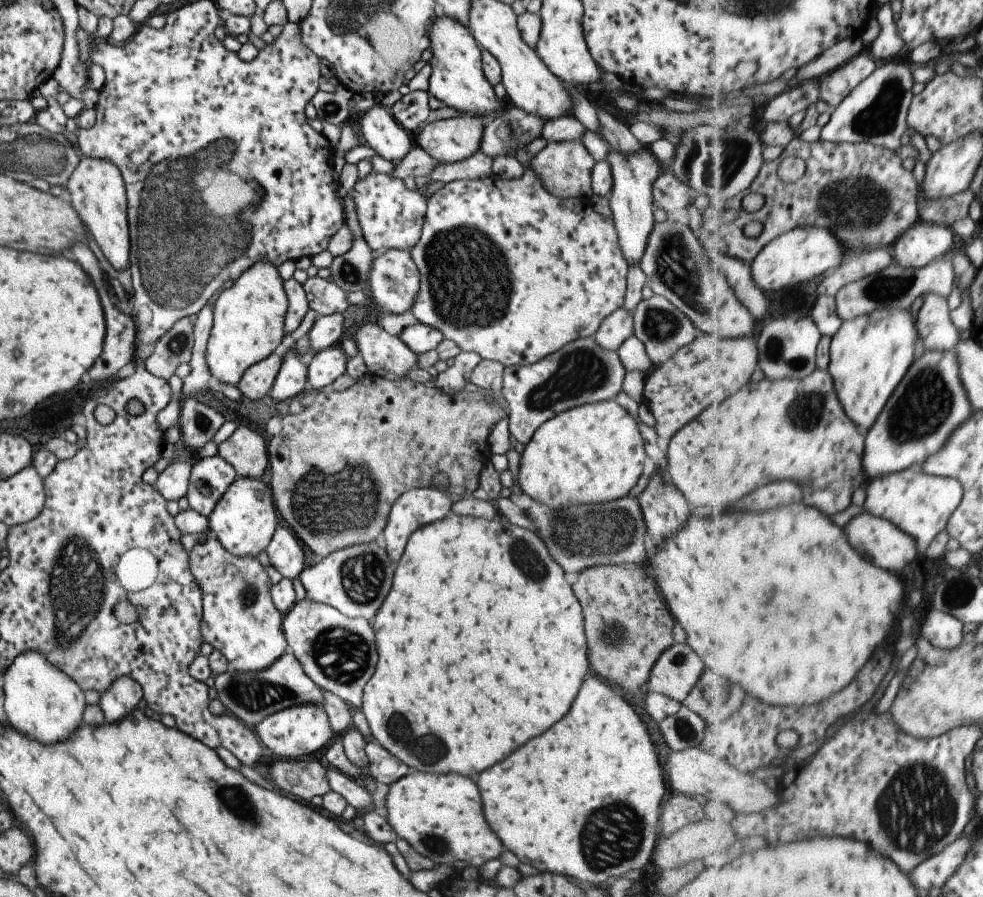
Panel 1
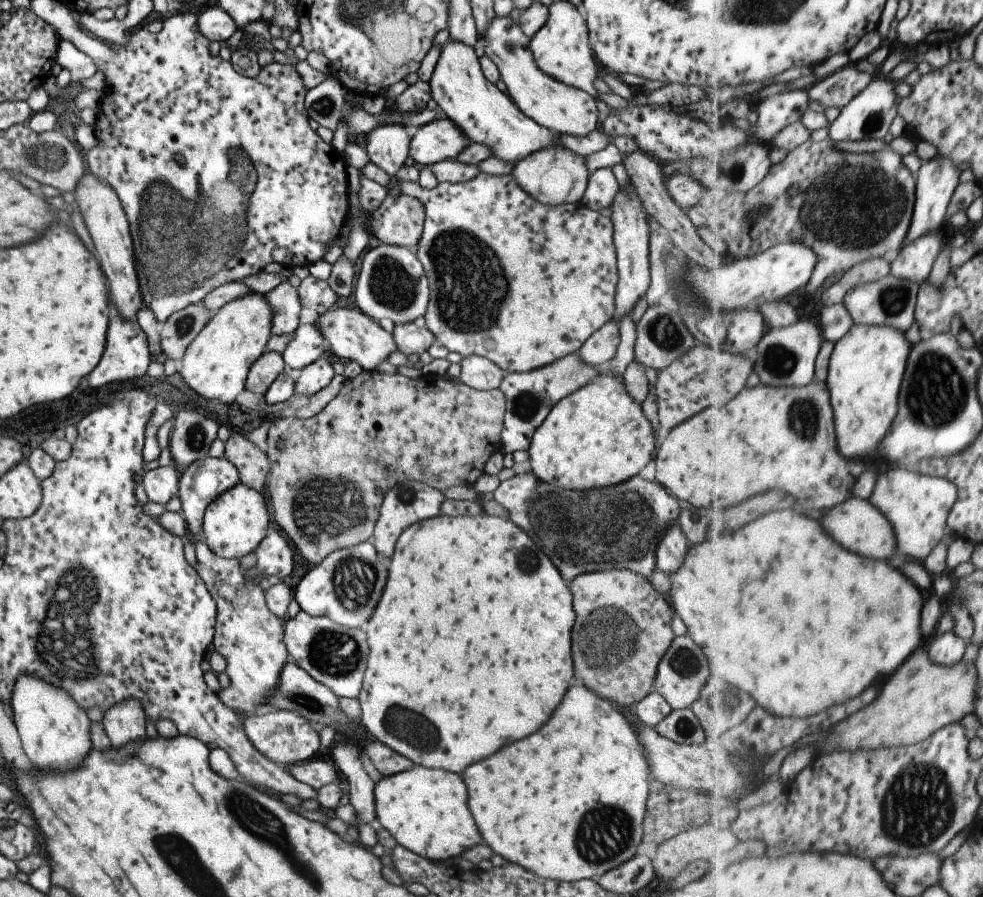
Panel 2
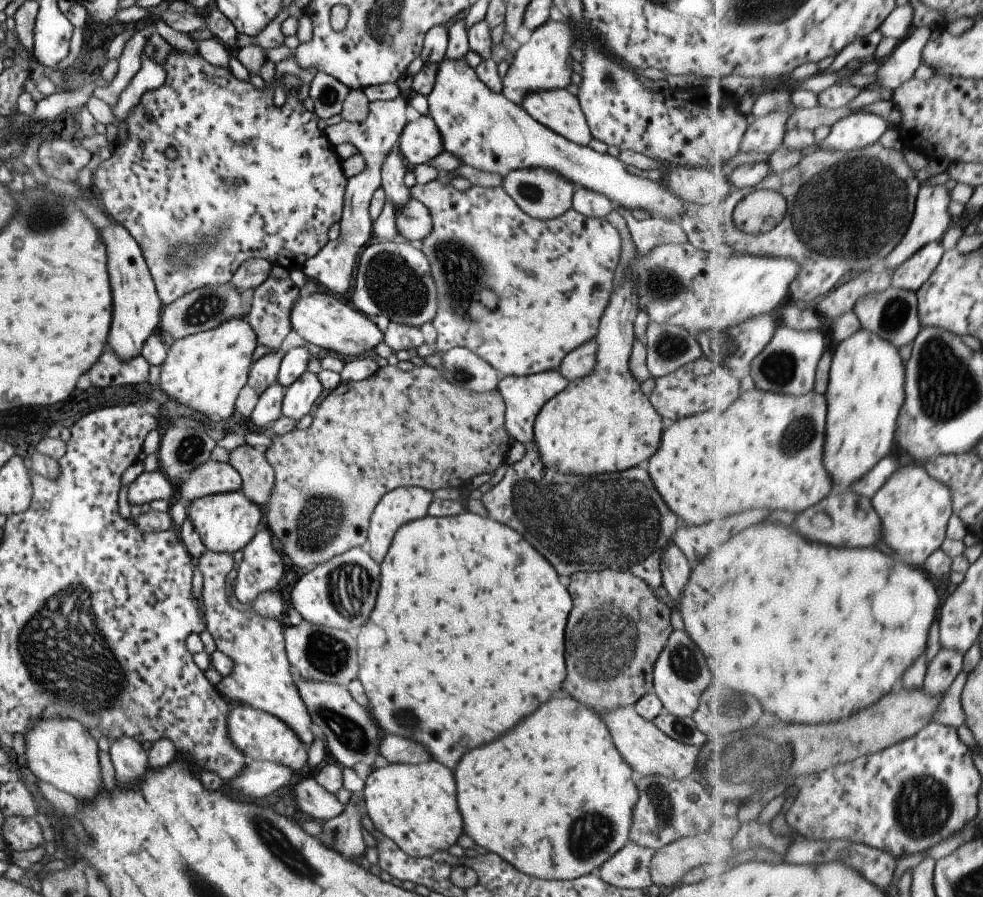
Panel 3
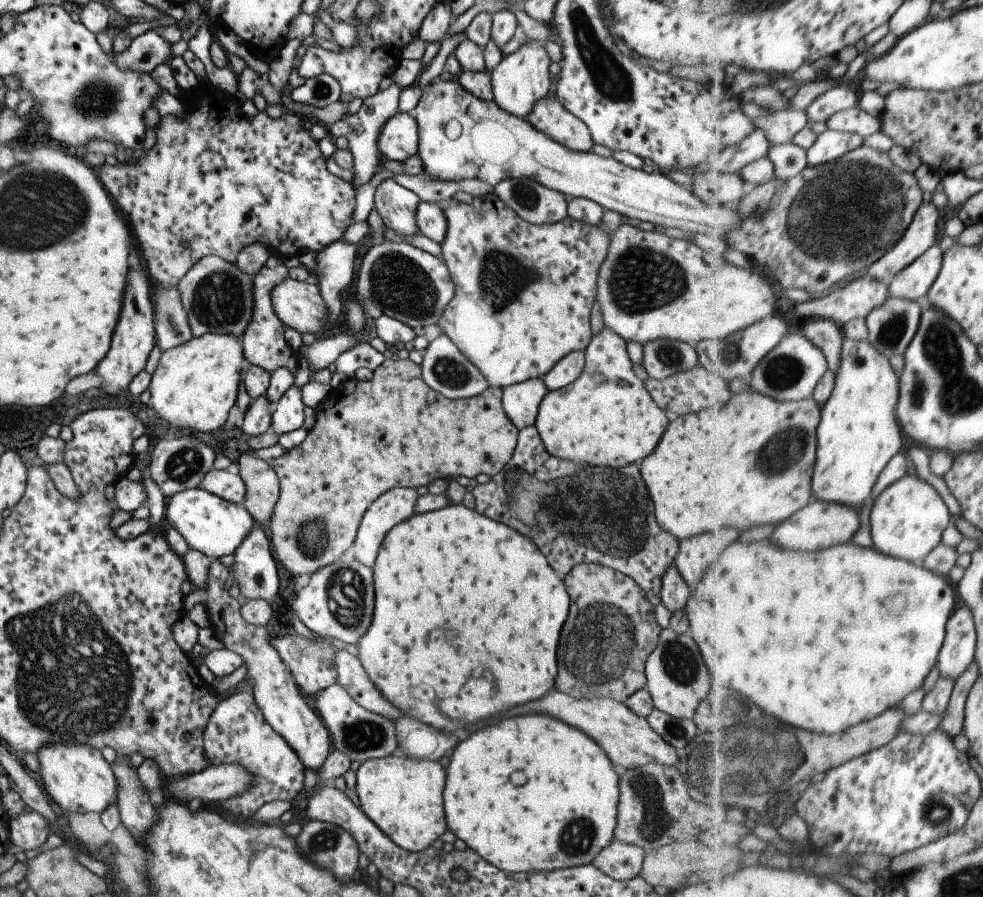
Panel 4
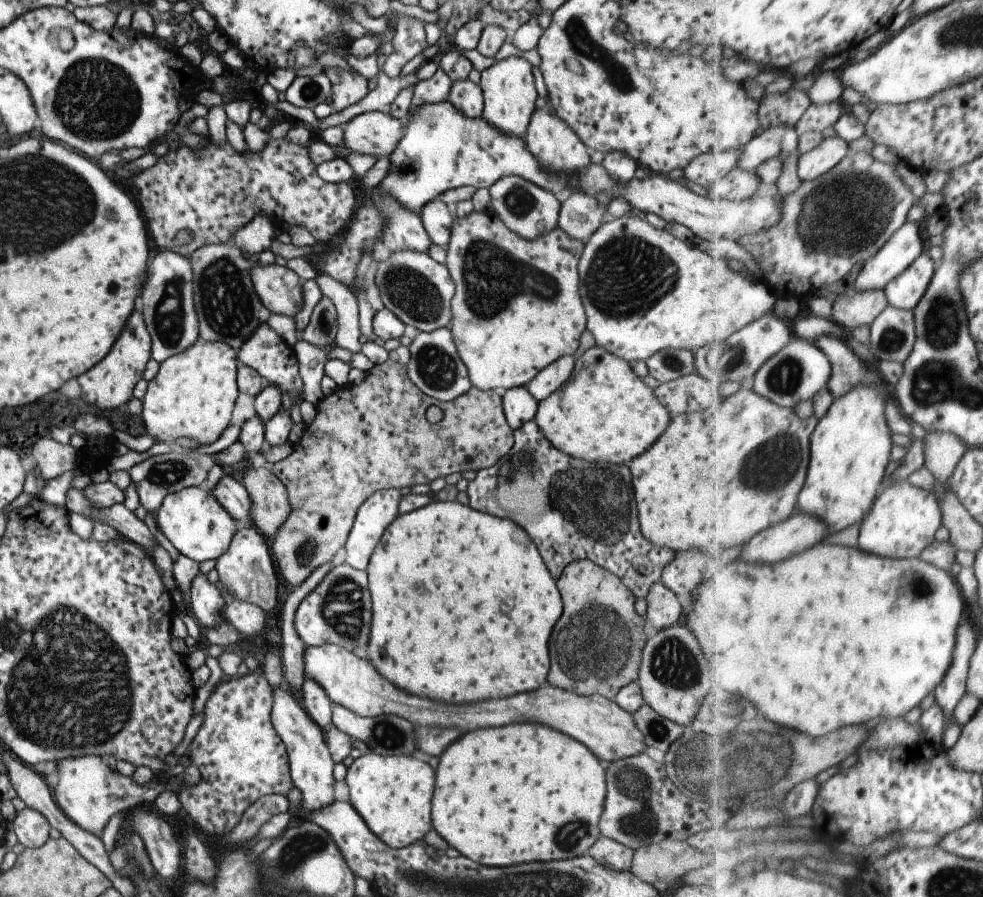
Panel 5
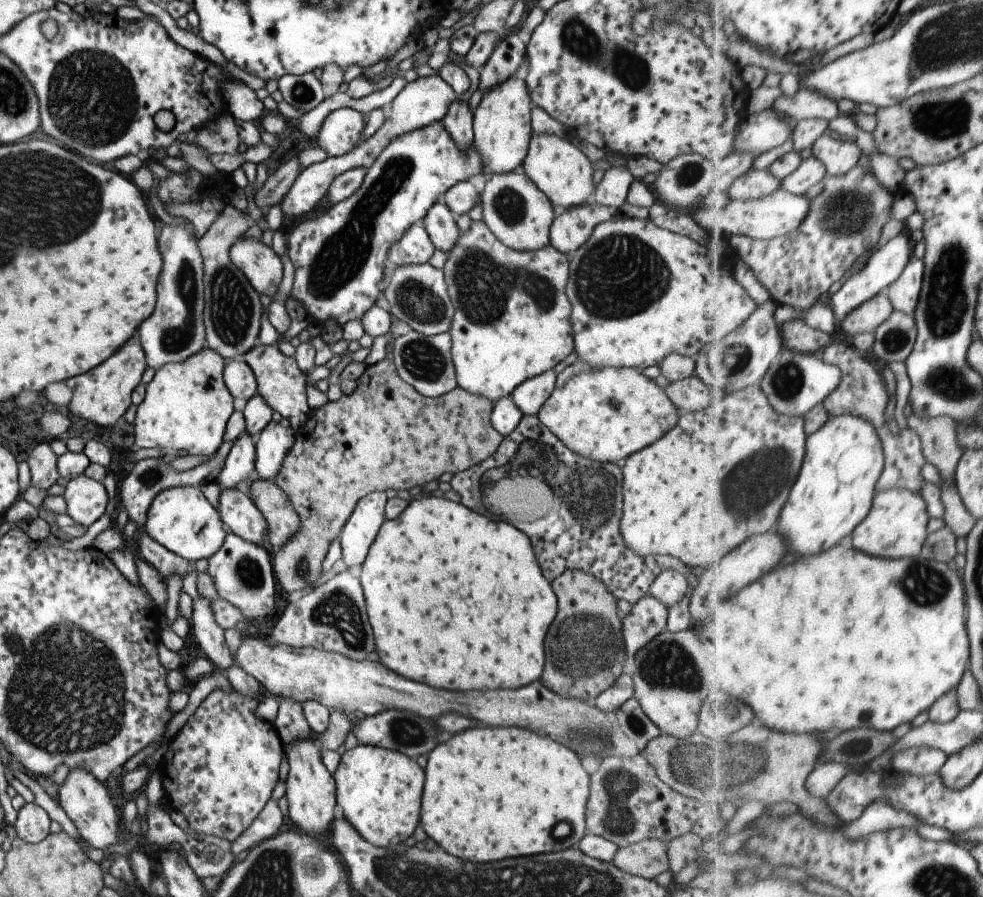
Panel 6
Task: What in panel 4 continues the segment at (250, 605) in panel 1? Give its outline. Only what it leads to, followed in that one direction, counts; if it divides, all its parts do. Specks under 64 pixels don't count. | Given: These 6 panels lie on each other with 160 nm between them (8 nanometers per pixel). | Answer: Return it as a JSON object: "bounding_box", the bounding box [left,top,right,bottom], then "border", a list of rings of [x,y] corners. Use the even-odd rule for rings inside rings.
{"bounding_box":[183,559,332,774],"border":[[[212,559],[207,569],[204,587],[195,588],[184,596],[183,616],[195,603],[202,604],[208,610],[210,628],[221,644],[225,649],[237,653],[242,658],[246,668],[244,678],[248,682],[247,688],[251,691],[252,699],[263,718],[298,754],[304,768],[314,770],[316,774],[316,770],[332,749],[330,736],[315,710],[311,710],[301,698],[289,669],[275,651],[275,647],[269,643],[269,634],[265,625],[255,626],[245,622],[240,613],[242,600],[228,596],[226,590],[223,589],[229,571],[230,568],[221,565],[217,559]]]}

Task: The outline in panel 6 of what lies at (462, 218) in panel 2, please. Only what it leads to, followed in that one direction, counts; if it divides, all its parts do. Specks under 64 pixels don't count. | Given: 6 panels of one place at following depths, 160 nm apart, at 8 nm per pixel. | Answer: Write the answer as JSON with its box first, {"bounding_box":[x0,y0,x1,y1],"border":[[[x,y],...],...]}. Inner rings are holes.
{"bounding_box":[442,220,574,402],"border":[[[482,220],[471,221],[469,228],[465,232],[460,232],[455,239],[455,244],[448,252],[447,260],[442,266],[444,281],[447,285],[447,294],[454,306],[454,313],[450,322],[448,333],[450,334],[451,346],[450,355],[454,364],[454,373],[457,387],[461,387],[471,394],[478,394],[495,402],[501,397],[510,395],[514,388],[517,388],[524,380],[552,369],[555,364],[559,364],[565,356],[574,350],[574,340],[572,339],[572,328],[570,325],[571,303],[565,294],[566,280],[569,276],[568,269],[569,254],[558,251],[549,242],[540,249],[534,251],[516,251],[499,242],[498,238],[485,226]]]}

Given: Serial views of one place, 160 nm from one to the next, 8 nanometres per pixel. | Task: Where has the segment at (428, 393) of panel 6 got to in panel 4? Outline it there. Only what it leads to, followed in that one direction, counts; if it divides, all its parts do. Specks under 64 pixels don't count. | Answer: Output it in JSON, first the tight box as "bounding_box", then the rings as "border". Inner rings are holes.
{"bounding_box":[420,333,489,399],"border":[[[441,333],[420,352],[423,361],[420,364],[422,381],[429,389],[442,394],[448,399],[464,399],[481,394],[489,385],[486,378],[463,356],[457,347]]]}

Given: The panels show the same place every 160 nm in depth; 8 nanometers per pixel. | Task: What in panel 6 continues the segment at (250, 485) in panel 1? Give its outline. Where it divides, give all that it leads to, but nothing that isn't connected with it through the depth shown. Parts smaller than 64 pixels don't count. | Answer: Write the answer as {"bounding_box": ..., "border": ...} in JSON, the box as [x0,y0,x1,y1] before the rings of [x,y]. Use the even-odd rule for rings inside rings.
{"bounding_box":[142,486,226,564],"border":[[[182,486],[159,491],[147,509],[142,532],[189,564],[209,558],[226,537],[218,509],[207,503],[199,487]]]}

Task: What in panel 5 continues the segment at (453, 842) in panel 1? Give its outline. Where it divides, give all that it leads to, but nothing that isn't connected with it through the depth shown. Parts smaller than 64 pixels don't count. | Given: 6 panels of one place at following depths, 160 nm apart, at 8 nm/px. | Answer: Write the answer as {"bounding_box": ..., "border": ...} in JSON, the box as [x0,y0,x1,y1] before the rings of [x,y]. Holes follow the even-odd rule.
{"bounding_box":[344,753,433,849],"border":[[[369,753],[360,755],[347,768],[344,782],[349,790],[349,802],[366,822],[369,830],[392,849],[400,849],[423,840],[431,830],[430,800],[433,792],[433,770],[427,762],[421,762],[411,755],[385,755]]]}

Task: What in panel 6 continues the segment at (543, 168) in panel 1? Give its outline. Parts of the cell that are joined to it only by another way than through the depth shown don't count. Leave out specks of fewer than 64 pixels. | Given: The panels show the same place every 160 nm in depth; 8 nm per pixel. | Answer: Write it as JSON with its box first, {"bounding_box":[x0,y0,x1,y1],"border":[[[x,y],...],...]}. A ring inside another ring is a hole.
{"bounding_box":[480,171,553,251],"border":[[[507,171],[487,177],[480,196],[482,221],[505,246],[516,251],[534,251],[545,246],[553,222],[553,207],[546,194],[521,171]]]}

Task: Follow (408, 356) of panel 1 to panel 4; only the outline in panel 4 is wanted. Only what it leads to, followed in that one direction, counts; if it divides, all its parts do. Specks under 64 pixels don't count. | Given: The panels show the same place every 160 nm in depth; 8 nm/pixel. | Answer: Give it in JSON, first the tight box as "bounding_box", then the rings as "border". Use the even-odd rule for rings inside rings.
{"bounding_box":[270,276,333,338],"border":[[[288,276],[273,287],[270,299],[279,320],[299,332],[323,338],[333,330],[326,330],[328,310],[319,294],[318,286],[294,281]]]}

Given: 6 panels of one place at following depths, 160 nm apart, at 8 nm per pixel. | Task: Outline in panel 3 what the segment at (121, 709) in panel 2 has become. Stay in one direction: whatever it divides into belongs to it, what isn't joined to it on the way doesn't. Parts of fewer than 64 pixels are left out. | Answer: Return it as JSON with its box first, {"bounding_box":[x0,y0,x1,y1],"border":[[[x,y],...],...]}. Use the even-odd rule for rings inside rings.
{"bounding_box":[108,735,148,787],"border":[[[121,735],[109,742],[108,753],[114,768],[117,785],[126,787],[133,780],[138,781],[148,767],[147,752],[134,738]]]}

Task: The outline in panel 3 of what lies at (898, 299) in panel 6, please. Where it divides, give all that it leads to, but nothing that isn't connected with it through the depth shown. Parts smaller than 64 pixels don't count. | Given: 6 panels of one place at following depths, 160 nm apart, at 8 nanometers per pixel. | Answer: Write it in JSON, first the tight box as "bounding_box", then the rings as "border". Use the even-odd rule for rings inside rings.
{"bounding_box":[892,240,946,292],"border":[[[941,240],[930,242],[913,257],[894,270],[892,285],[895,288],[917,292],[941,264],[946,253]]]}

